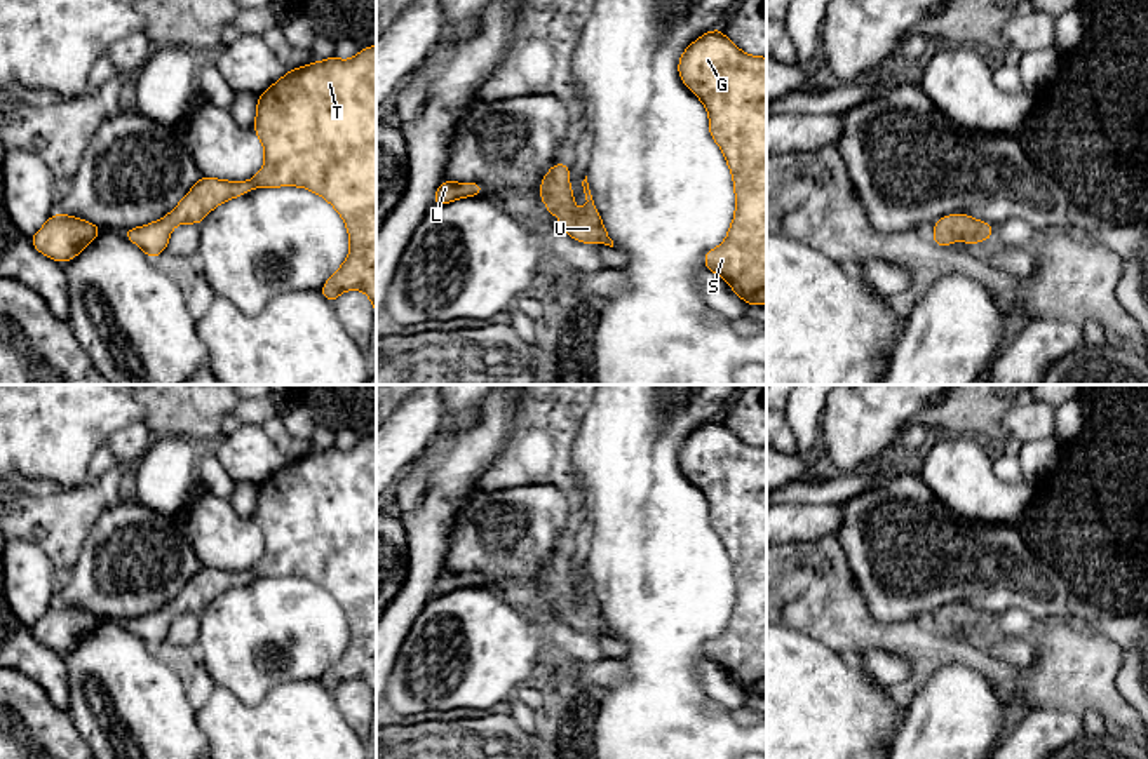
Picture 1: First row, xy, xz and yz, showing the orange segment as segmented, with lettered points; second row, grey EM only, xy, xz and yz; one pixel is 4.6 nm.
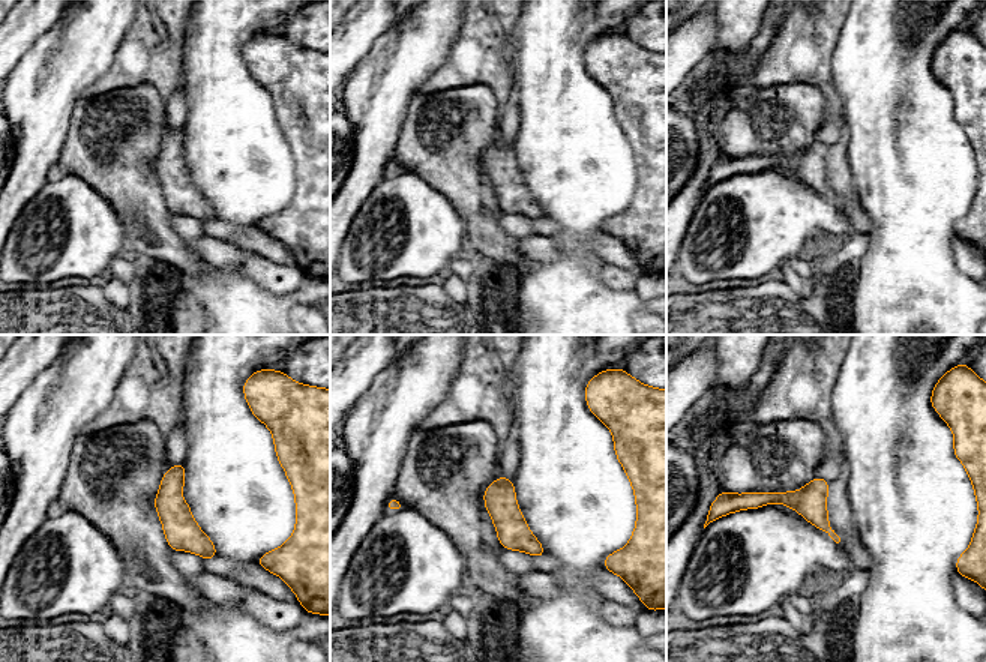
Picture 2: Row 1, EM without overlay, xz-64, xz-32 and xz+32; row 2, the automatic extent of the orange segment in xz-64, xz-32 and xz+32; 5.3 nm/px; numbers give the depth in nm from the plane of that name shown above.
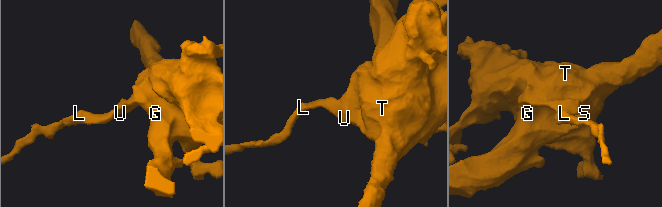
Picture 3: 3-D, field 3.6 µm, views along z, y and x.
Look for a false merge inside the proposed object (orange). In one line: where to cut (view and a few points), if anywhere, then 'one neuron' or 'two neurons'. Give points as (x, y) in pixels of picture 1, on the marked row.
no cut | one neuron

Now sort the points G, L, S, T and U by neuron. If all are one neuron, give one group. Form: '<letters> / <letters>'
G L S T U

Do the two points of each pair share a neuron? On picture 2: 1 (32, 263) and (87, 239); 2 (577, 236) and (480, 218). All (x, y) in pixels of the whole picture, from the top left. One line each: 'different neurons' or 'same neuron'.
1: same neuron
2: different neurons

